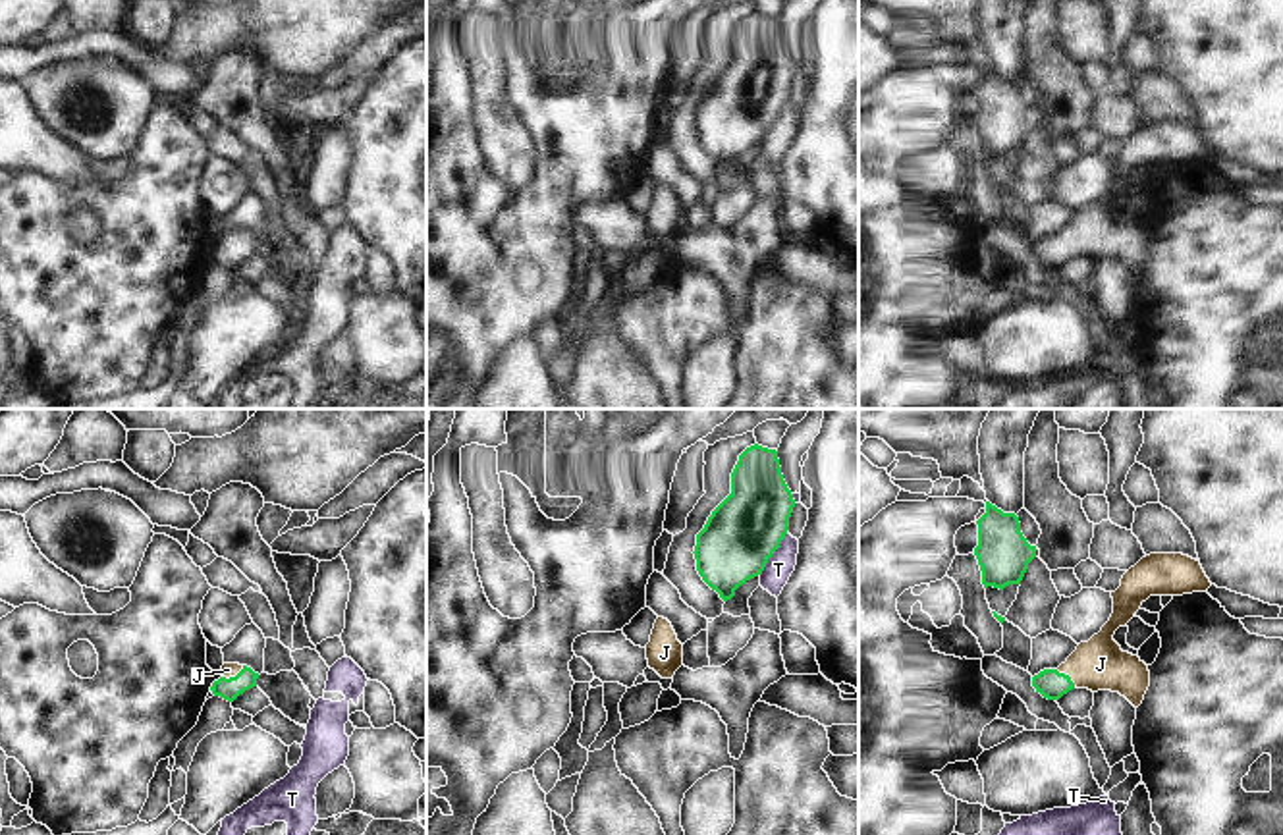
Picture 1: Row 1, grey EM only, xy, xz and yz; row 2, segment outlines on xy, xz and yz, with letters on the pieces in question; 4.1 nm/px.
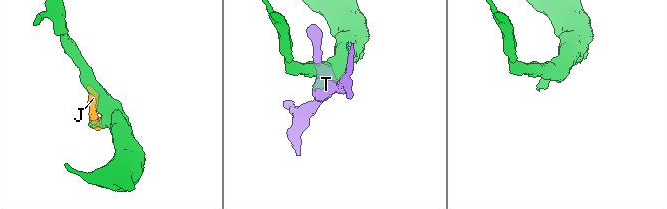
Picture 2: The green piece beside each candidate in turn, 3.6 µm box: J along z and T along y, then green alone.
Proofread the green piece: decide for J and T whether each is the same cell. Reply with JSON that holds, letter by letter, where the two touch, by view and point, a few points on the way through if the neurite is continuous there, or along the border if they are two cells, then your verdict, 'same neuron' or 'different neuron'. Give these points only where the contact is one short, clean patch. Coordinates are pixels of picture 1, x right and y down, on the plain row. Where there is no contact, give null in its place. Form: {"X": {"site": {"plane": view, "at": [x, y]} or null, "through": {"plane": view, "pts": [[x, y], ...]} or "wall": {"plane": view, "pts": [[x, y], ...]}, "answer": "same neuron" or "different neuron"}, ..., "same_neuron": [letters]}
{"J": {"site": {"plane": "xy", "at": [232, 245]}, "through": {"plane": "xy", "pts": [[228, 257], [232, 245], [228, 238]]}, "answer": "same neuron"}, "T": {"site": {"plane": "xz", "at": [772, 122]}, "answer": "different neuron"}, "same_neuron": ["J"]}

